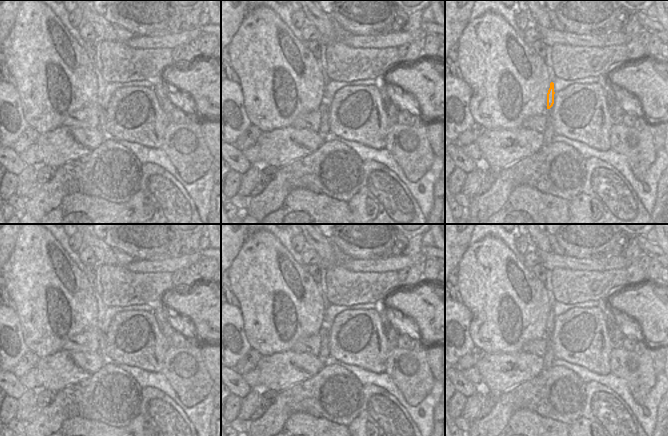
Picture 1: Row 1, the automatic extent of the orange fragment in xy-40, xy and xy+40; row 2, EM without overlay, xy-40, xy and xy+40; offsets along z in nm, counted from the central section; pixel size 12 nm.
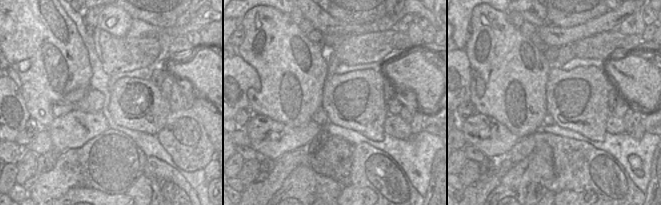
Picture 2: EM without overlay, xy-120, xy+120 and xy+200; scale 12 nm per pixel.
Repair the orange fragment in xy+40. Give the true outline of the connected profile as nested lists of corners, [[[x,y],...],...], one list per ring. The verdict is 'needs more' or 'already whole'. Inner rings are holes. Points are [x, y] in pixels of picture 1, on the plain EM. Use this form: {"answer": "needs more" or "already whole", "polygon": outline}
{"answer": "already whole", "polygon": [[[550,307],[550,312],[547,317],[547,333],[550,333],[554,328],[554,307]]]}

